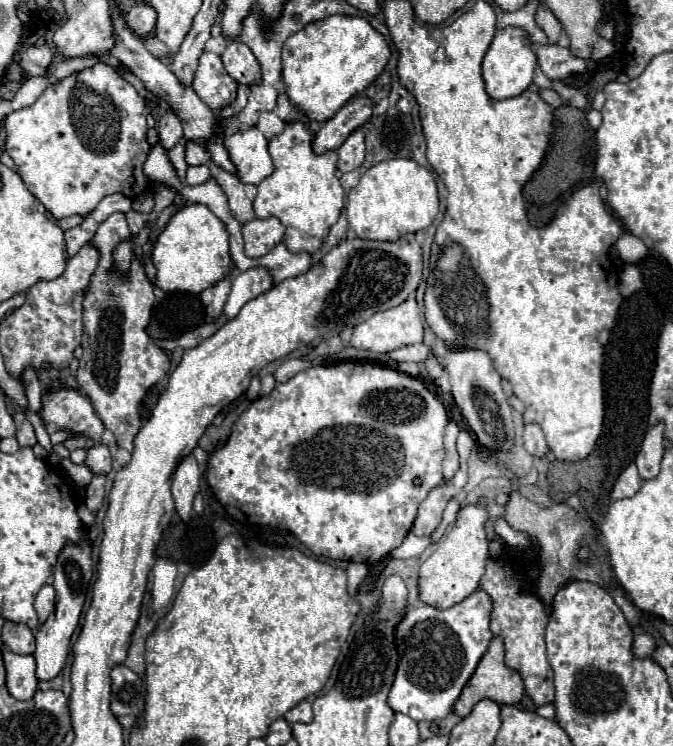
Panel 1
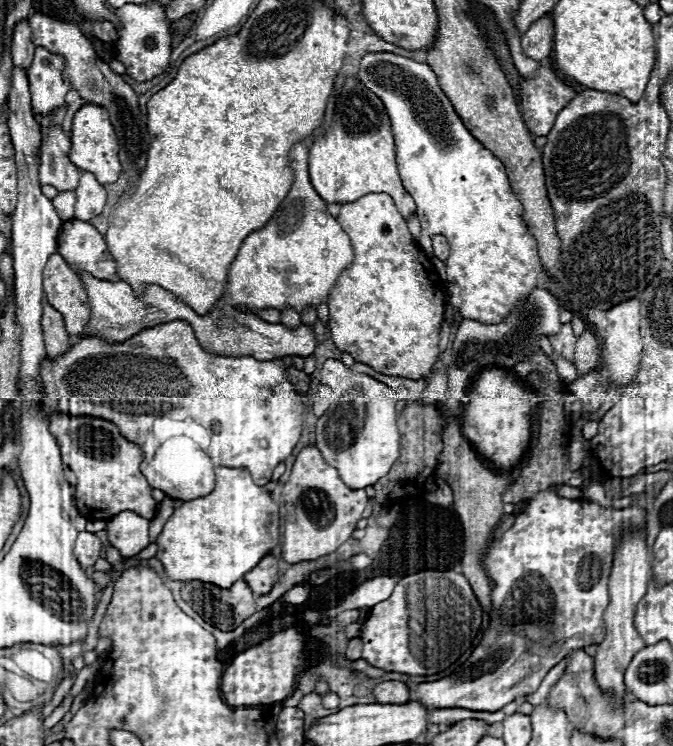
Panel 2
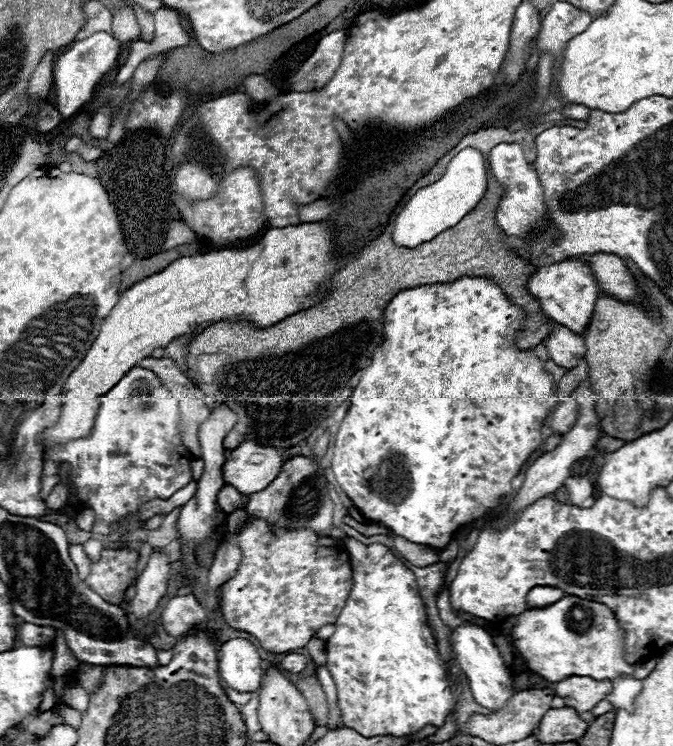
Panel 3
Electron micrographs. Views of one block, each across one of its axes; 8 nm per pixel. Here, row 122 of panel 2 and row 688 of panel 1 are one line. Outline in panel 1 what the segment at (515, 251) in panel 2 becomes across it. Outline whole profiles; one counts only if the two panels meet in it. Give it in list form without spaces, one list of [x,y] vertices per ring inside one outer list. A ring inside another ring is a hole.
[[[484,590],[472,592],[466,600],[446,610],[420,604],[408,608],[404,622],[396,628],[400,662],[388,694],[390,708],[416,722],[436,722],[446,718],[494,638],[490,630],[490,612],[492,598]]]

